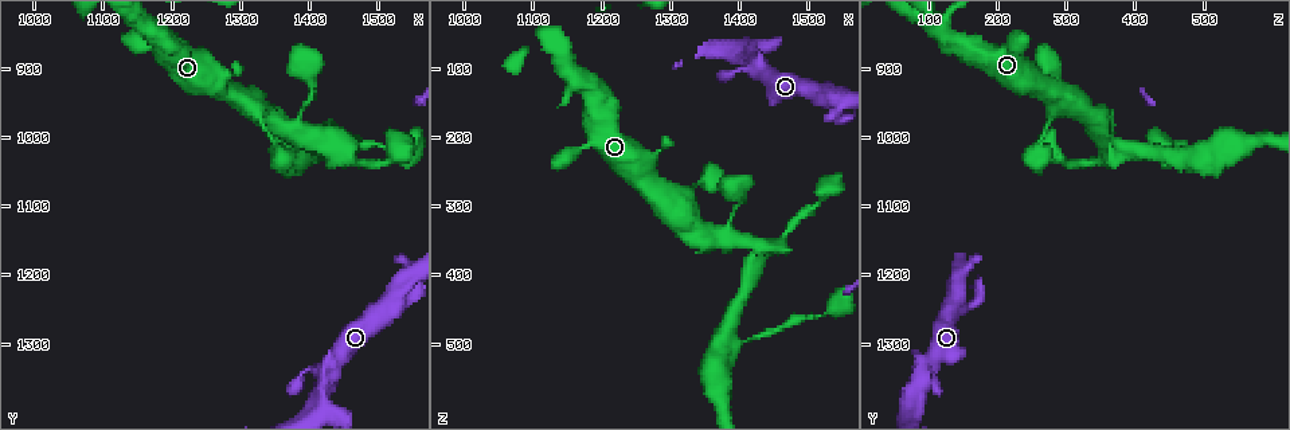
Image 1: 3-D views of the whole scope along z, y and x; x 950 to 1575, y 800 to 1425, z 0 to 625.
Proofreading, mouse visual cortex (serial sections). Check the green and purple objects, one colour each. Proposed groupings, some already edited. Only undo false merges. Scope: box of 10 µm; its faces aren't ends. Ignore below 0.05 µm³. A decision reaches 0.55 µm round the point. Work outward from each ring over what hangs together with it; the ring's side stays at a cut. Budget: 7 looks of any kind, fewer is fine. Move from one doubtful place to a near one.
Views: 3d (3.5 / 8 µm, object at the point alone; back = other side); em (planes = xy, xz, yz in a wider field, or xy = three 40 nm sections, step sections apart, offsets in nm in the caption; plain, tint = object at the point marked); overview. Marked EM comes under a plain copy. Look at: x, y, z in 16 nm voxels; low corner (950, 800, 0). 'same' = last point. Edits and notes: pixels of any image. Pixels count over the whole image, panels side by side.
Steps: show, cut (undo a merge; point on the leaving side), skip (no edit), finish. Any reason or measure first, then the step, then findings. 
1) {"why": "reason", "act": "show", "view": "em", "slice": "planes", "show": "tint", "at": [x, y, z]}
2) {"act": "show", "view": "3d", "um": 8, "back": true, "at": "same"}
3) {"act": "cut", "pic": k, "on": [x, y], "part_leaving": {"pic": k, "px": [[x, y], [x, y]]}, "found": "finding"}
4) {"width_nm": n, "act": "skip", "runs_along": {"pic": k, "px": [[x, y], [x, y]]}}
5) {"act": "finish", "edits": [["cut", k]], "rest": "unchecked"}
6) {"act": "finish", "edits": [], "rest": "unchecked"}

{"why": "abrupt turn", "act": "show", "view": "3d", "um": 8, "at": [1340, 1000, 270]}

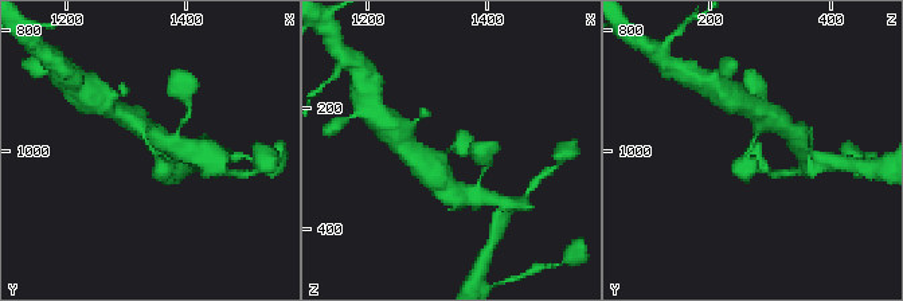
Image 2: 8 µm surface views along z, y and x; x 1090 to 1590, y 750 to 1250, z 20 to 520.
{"act": "show", "view": "em", "slice": "xy", "step": 3, "show": "tint", "at": "same"}

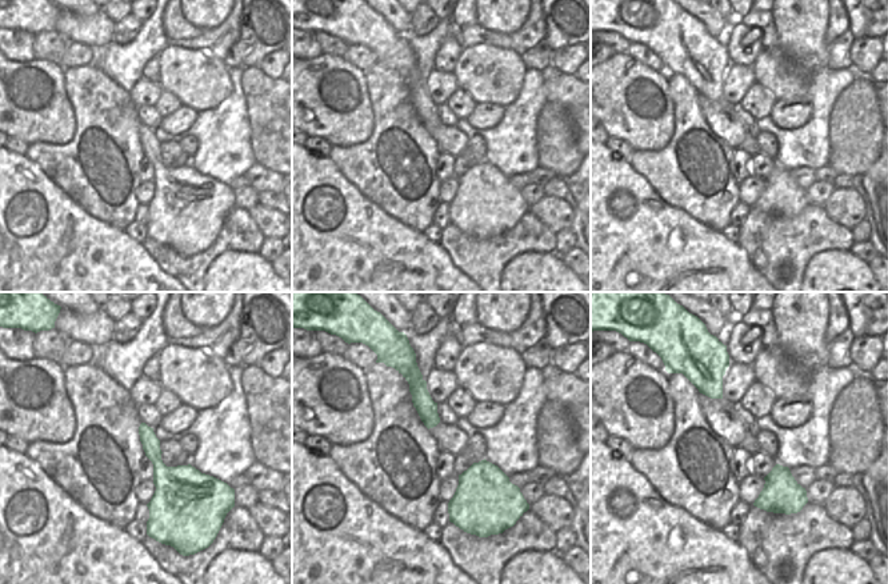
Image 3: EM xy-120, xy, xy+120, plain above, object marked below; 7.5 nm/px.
{"act": "skip", "runs_along": {"pic": 2, "px": [[769, 116], [755, 132], [743, 176]]}, "found": "continuous, no second cell"}

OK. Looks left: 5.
{"why": "sharp bend", "act": "show", "view": "3d", "um": 8, "at": [1435, 1015, 355]}

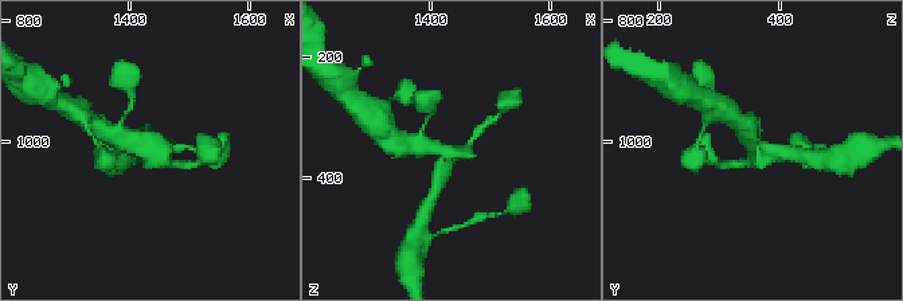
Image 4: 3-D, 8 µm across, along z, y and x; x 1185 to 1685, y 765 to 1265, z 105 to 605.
{"act": "show", "view": "em", "slice": "planes", "show": "tint", "at": "same"}

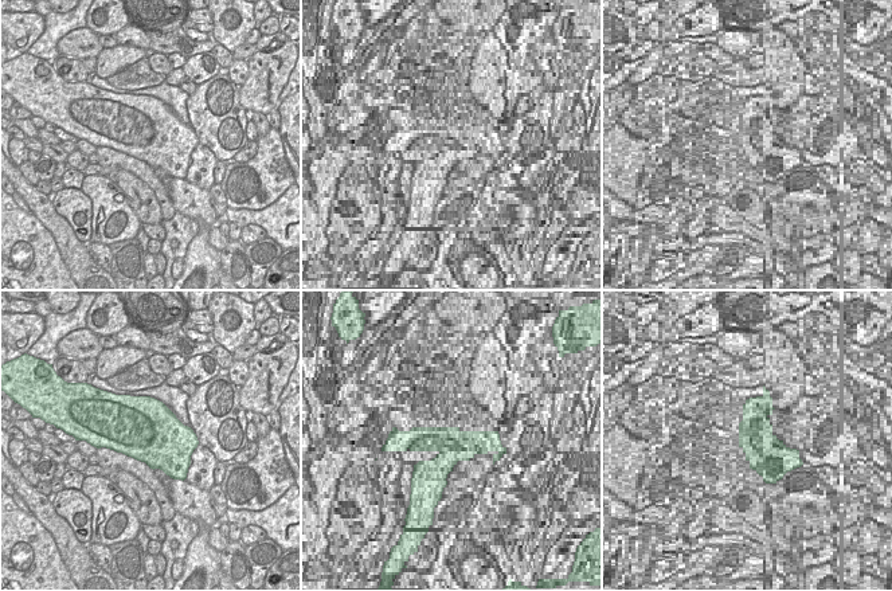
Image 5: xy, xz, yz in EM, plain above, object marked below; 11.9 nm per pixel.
{"act": "cut", "pic": 4, "on": [789, 155], "part_leaving": {"pic": 4, "px": [[766, 157], [780, 152], [813, 160]]}, "found": "a second cell is stuck on"}

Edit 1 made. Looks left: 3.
{"why": "abrupt turn", "act": "show", "view": "3d", "um": 3.5, "back": true, "at": [1520, 1020, 280]}

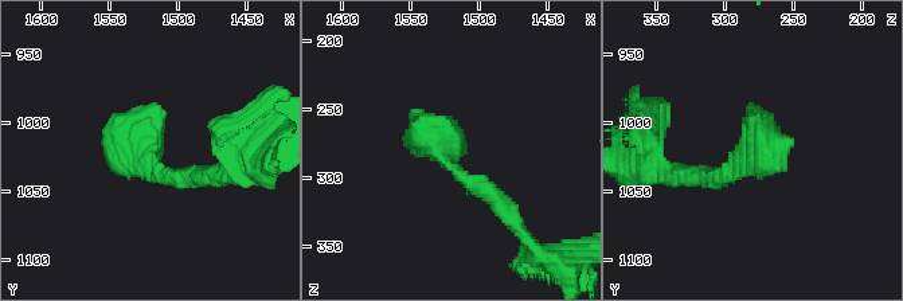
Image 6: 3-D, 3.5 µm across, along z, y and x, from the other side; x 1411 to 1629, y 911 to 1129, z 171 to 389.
{"why": "need the tissue", "act": "show", "view": "em", "slice": "xy", "step": 1, "show": "tint", "at": [1524, 1016, 278]}

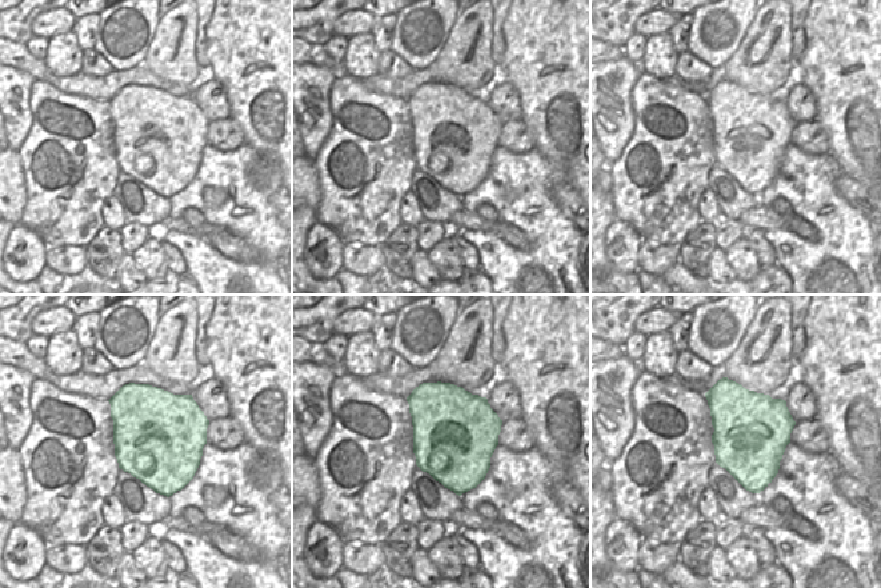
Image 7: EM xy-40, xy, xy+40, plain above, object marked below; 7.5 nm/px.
{"act": "skip", "runs_along": {"pic": 6, "px": [[699, 175], [761, 143], [750, 105]]}, "found": "continuous, no second cell"}

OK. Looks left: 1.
{"act": "finish", "edits": [["cut", 4]], "rest": "unchecked"}

